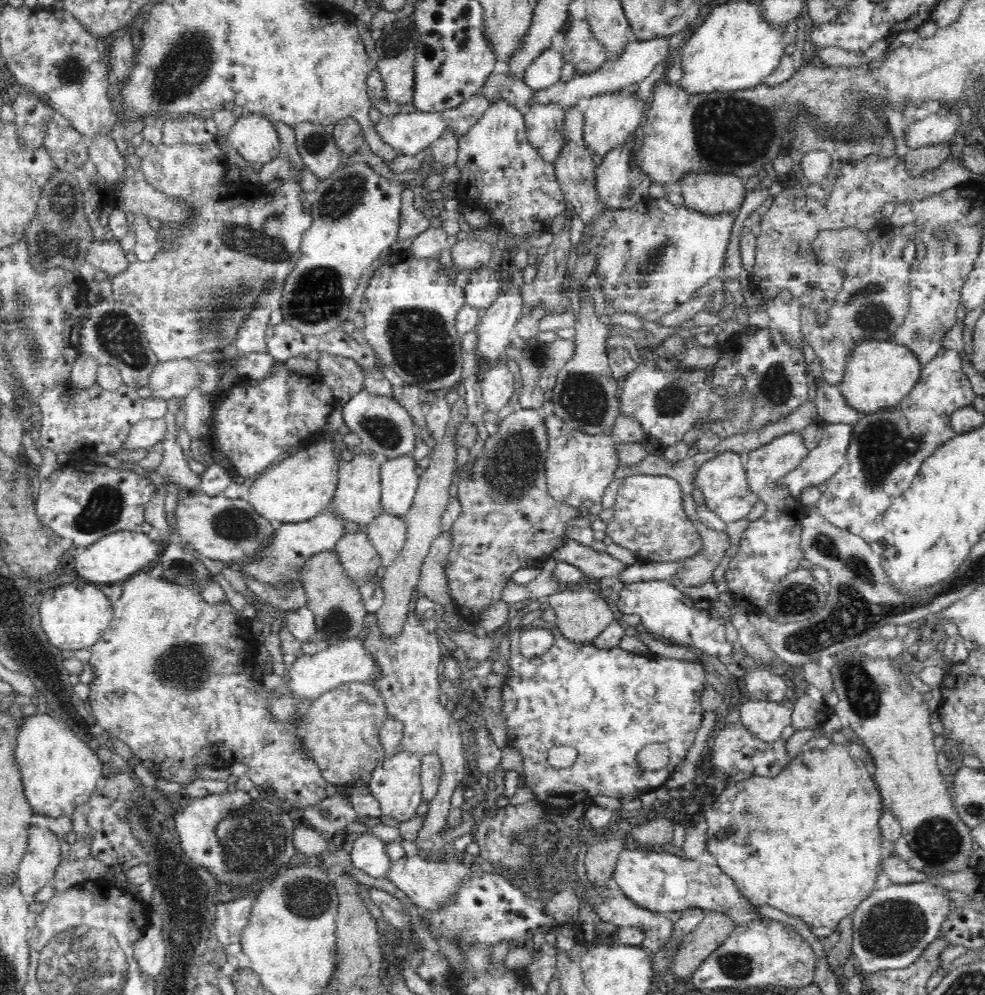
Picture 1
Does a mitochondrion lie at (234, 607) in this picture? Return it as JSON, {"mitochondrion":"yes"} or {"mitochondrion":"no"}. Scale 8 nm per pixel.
{"mitochondrion":"no"}

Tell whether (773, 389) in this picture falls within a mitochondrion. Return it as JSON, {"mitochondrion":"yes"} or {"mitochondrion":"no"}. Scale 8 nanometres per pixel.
{"mitochondrion":"yes"}

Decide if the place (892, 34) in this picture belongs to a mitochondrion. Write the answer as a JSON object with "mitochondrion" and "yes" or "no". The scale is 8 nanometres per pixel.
{"mitochondrion":"no"}

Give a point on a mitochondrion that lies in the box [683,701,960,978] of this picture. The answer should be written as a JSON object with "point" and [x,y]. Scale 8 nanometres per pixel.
{"point":[891,928]}

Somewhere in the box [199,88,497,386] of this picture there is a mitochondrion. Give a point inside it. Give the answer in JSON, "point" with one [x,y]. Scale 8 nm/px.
{"point":[318,299]}

